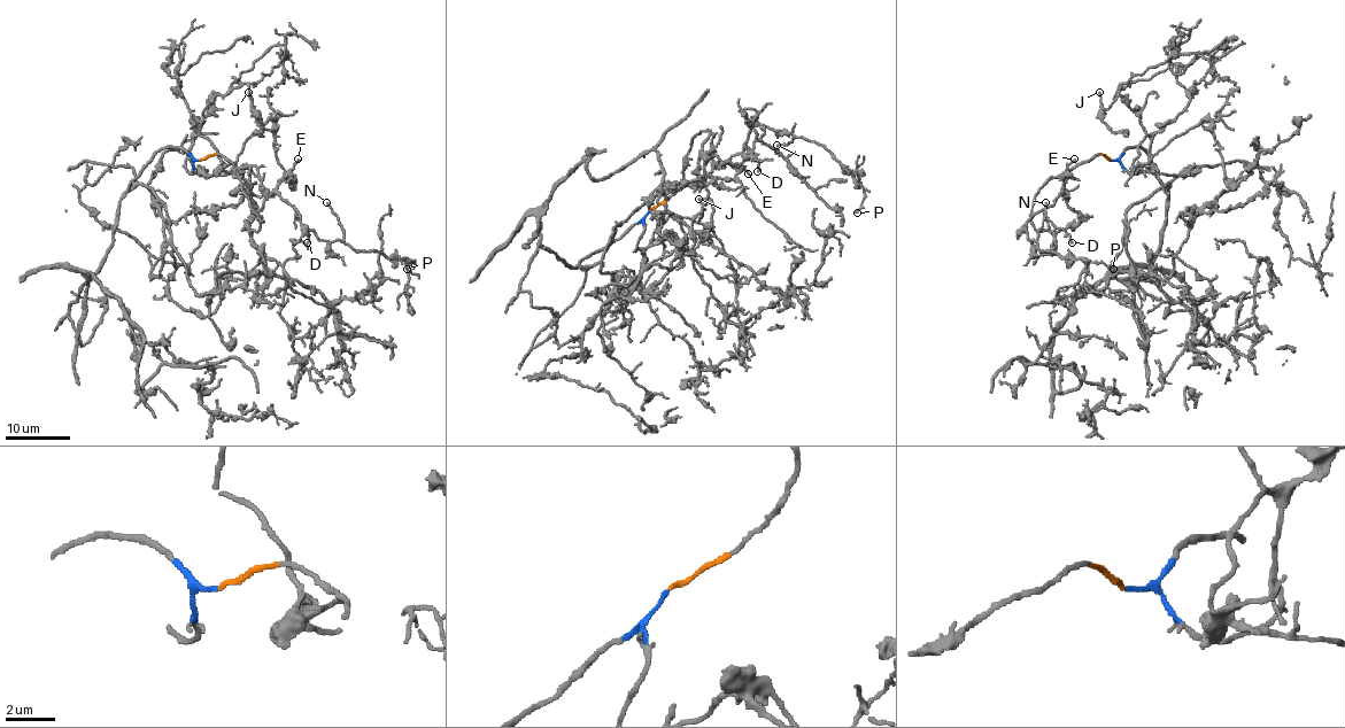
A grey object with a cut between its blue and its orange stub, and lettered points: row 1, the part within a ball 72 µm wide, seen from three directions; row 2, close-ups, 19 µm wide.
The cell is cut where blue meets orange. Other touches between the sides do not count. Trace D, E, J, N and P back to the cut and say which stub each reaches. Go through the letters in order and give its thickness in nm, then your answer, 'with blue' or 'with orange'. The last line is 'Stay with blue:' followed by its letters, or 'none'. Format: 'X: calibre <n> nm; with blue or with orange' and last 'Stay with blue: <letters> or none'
D: calibre 130 nm; with orange
E: calibre 130 nm; with orange
J: calibre 100 nm; with blue
N: calibre 120 nm; with orange
P: calibre 140 nm; with orange
Stay with blue: J

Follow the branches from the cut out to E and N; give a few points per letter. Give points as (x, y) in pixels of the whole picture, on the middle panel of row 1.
E: (650, 209), (681, 184), (690, 140), (702, 131), (710, 131), (702, 177), (724, 163), (748, 175)
N: (650, 209), (681, 184), (702, 131), (702, 177), (743, 148), (751, 126), (791, 134), (778, 145)

